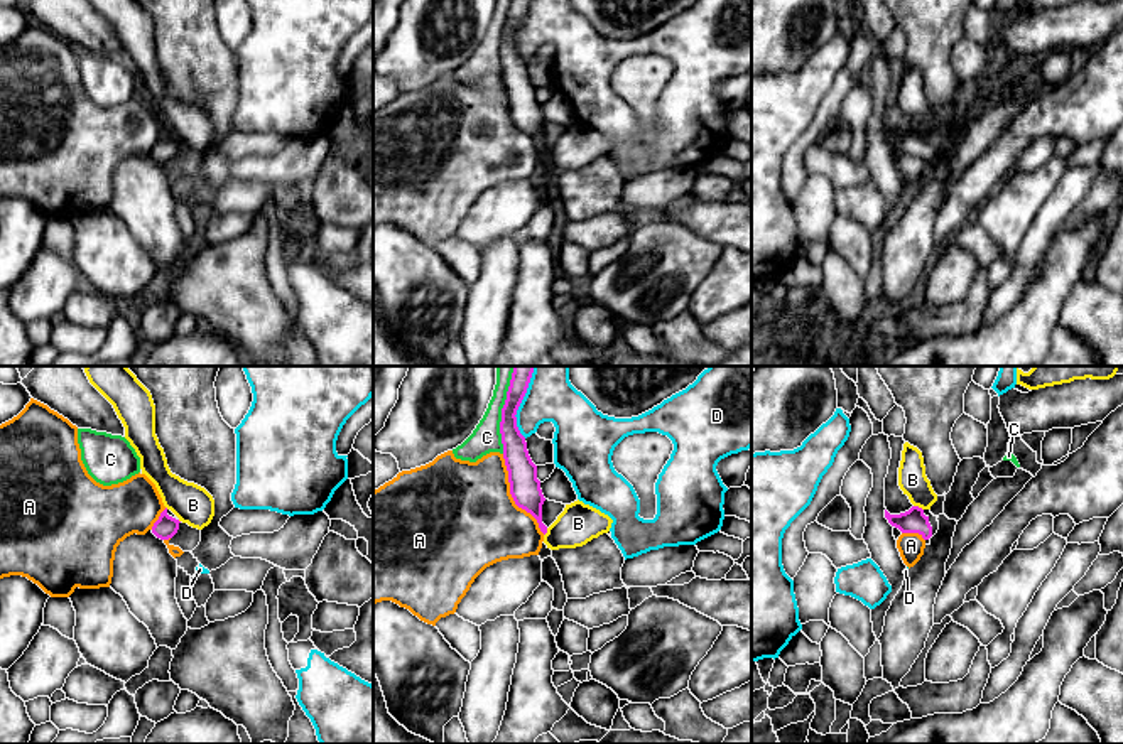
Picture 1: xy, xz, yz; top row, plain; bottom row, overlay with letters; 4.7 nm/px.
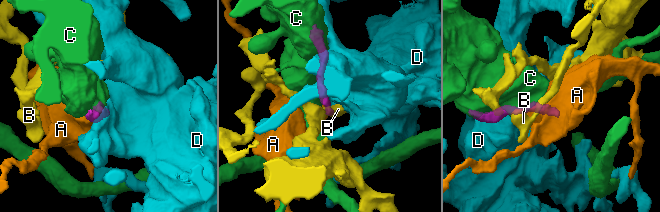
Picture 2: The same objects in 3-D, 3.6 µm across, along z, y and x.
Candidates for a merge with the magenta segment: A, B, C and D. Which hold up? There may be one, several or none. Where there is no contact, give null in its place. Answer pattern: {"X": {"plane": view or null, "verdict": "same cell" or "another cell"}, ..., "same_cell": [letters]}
{"A": {"plane": "xz", "verdict": "another cell"}, "B": {"plane": "yz", "verdict": "another cell"}, "C": {"plane": "xz", "verdict": "another cell"}, "D": {"plane": "xz", "verdict": "another cell"}, "same_cell": []}

